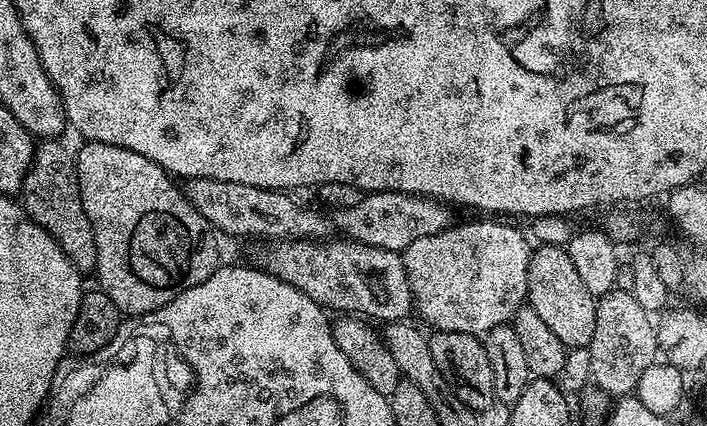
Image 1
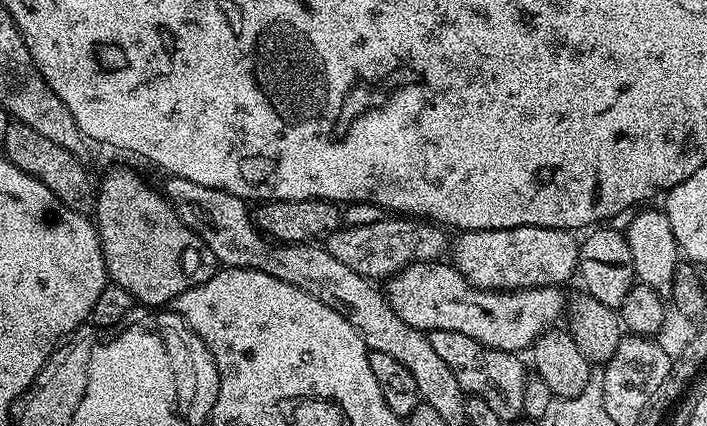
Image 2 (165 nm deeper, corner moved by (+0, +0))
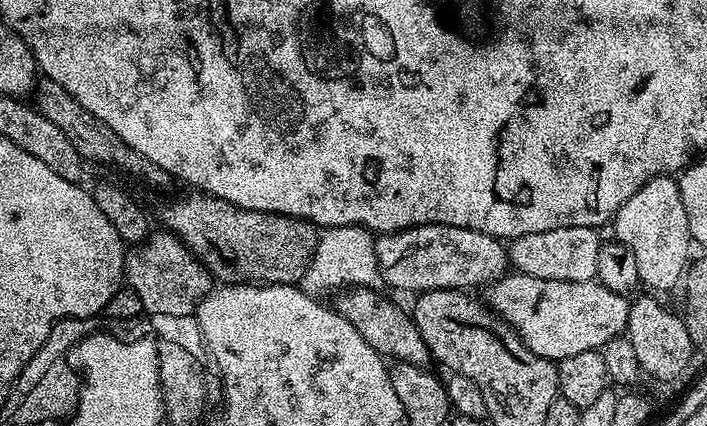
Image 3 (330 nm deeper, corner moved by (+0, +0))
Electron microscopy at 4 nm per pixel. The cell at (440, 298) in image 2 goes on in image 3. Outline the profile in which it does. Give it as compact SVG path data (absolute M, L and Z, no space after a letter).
M509 271L501 280L487 285L486 303L501 320L504 320L524 340L524 344L534 354L553 362L559 362L574 354L586 354L603 349L606 342L615 336L625 335L628 327L628 315L632 309L628 296L618 294L614 290L606 290L596 280L586 282L562 282L561 280L547 280L534 278L530 274Z

